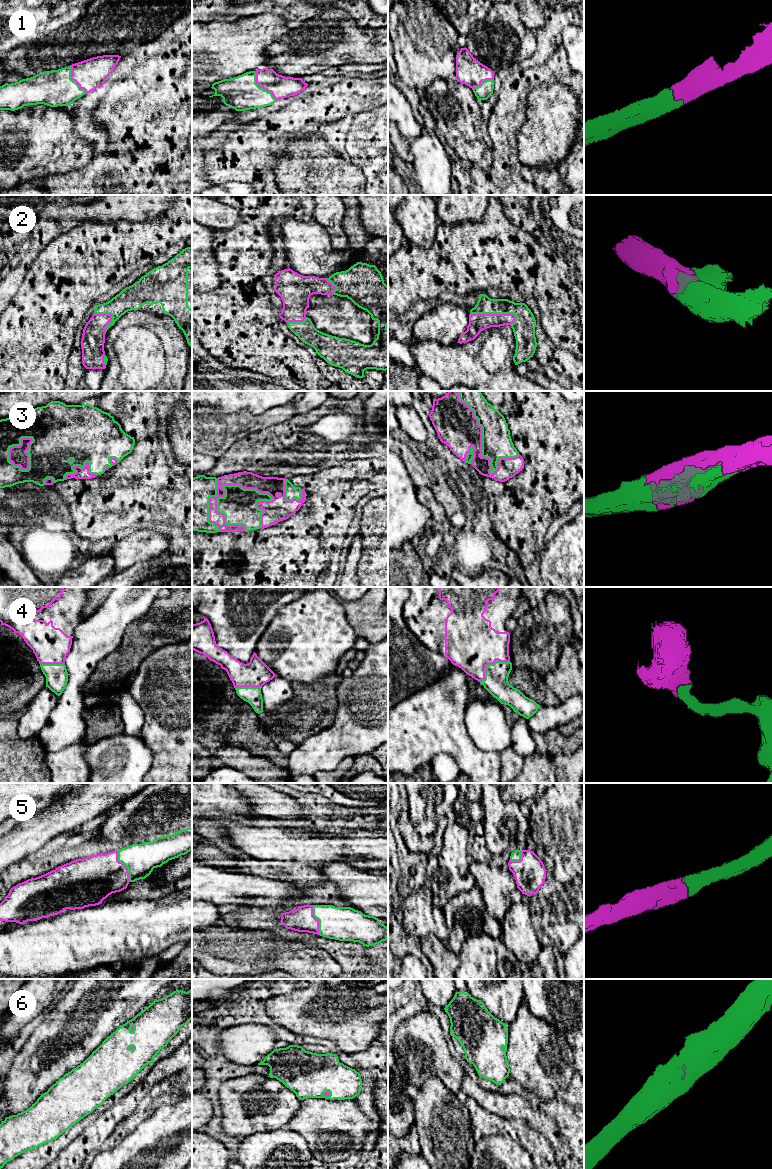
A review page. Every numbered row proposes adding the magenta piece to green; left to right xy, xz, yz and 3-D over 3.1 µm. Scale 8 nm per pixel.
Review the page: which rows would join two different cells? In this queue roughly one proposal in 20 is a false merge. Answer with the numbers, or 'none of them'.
none of them

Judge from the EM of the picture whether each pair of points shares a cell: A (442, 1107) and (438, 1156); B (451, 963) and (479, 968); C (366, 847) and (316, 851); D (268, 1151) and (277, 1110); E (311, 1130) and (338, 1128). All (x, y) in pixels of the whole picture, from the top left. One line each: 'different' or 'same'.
A: same
B: different
C: same
D: different
E: same

